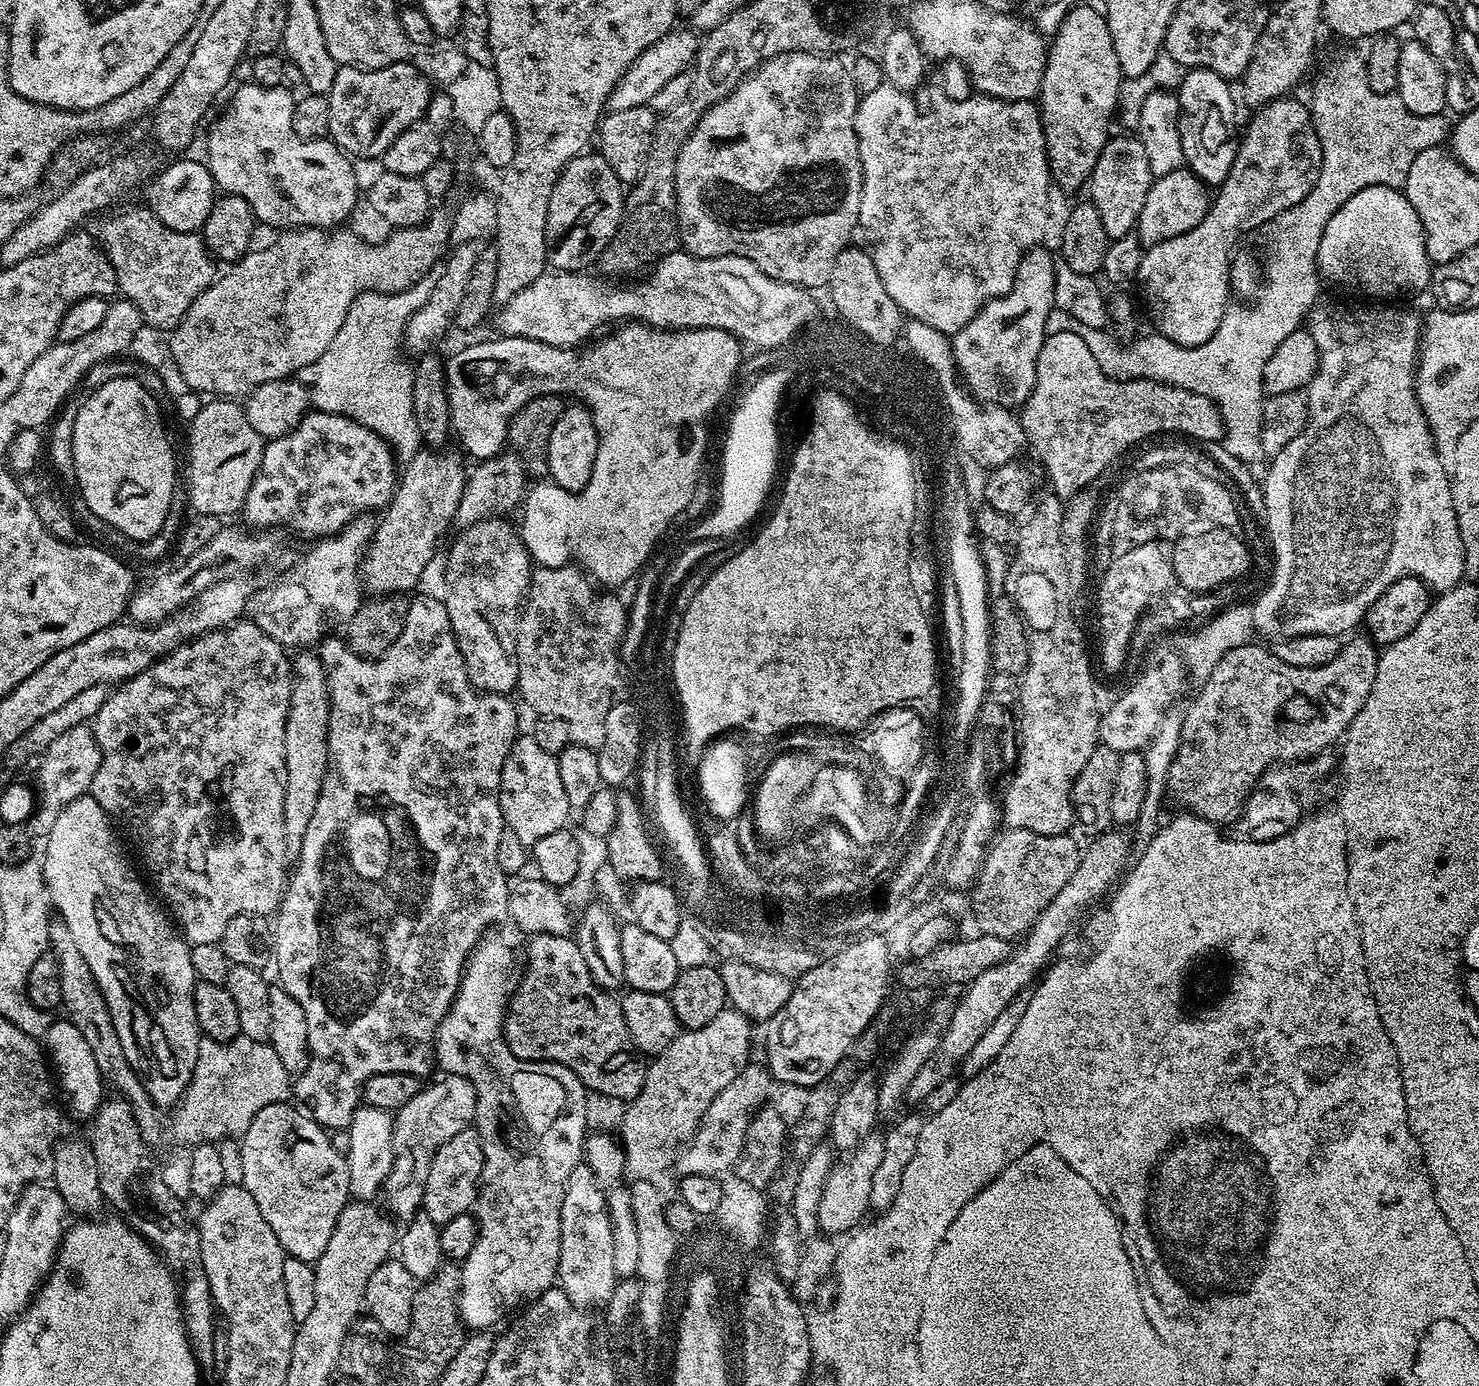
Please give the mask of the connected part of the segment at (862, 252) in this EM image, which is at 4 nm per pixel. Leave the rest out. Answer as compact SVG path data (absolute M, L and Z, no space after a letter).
M849 246L842 250L842 254L838 254L834 270L830 270L826 292L832 295L832 304L836 307L837 314L846 323L853 324L865 341L876 345L892 344L896 339L901 339L906 317L894 298L886 294L886 286L882 286L882 278L878 278L878 266L874 266L874 258L867 247Z

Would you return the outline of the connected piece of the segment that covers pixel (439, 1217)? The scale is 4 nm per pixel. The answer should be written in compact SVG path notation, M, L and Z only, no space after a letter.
M475 1127L462 1130L450 1138L450 1142L442 1142L430 1162L430 1175L426 1177L426 1190L422 1210L437 1226L450 1222L454 1218L465 1215L476 1203L476 1193L480 1190L480 1176L486 1167L486 1153L482 1150L479 1131Z

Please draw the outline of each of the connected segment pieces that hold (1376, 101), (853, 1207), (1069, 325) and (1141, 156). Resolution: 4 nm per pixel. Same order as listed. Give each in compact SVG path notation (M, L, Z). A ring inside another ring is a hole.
M1363 55L1340 56L1330 61L1313 82L1310 109L1321 143L1321 174L1302 202L1278 214L1262 232L1262 276L1264 280L1272 276L1272 300L1304 300L1304 308L1310 312L1317 303L1312 296L1312 284L1322 284L1318 246L1326 222L1330 222L1332 215L1351 196L1358 194L1358 190L1368 188L1372 183L1403 189L1410 166L1414 166L1414 158L1422 154L1422 150L1447 141L1450 136L1447 115L1410 114L1400 96L1370 90L1364 61Z
M871 1134L833 1163L826 1178L826 1190L822 1190L822 1202L818 1202L818 1229L821 1233L851 1233L865 1219L863 1216L869 1214L870 1186L873 1185L874 1170L882 1159L883 1140L883 1135Z
M1053 307L1049 317L1046 318L1045 335L1062 332L1078 334L1086 342L1086 346L1089 346L1090 352L1094 355L1094 362L1097 362L1102 374L1106 374L1110 380L1155 380L1158 374L1166 376L1166 370L1174 368L1174 348L1170 348L1171 340L1164 335L1150 332L1150 335L1134 341L1130 346L1118 346L1115 336L1108 331L1106 328L1087 326L1057 307Z
M1132 134L1113 135L1109 138L1102 154L1098 154L1098 162L1094 166L1090 181L1090 202L1102 218L1102 226L1106 226L1109 241L1115 242L1123 236L1133 235L1138 218L1142 214L1142 206L1146 203L1146 194L1150 194L1153 179L1150 162L1146 162L1146 150L1142 150L1139 138Z

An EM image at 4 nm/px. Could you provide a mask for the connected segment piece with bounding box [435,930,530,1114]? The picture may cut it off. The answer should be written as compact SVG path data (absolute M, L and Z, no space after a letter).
M492 930L492 940L482 937L480 943L468 955L464 976L460 980L460 988L456 991L456 1000L452 1009L442 1018L436 1031L435 1063L441 1068L441 1073L449 1076L465 1076L476 1086L478 1104L485 1113L493 1113L497 1102L506 1098L506 1084L514 1074L523 1074L530 1067L529 1061L520 1060L504 1040L504 1013L518 979L518 952L512 949L512 944L503 936L500 930Z

